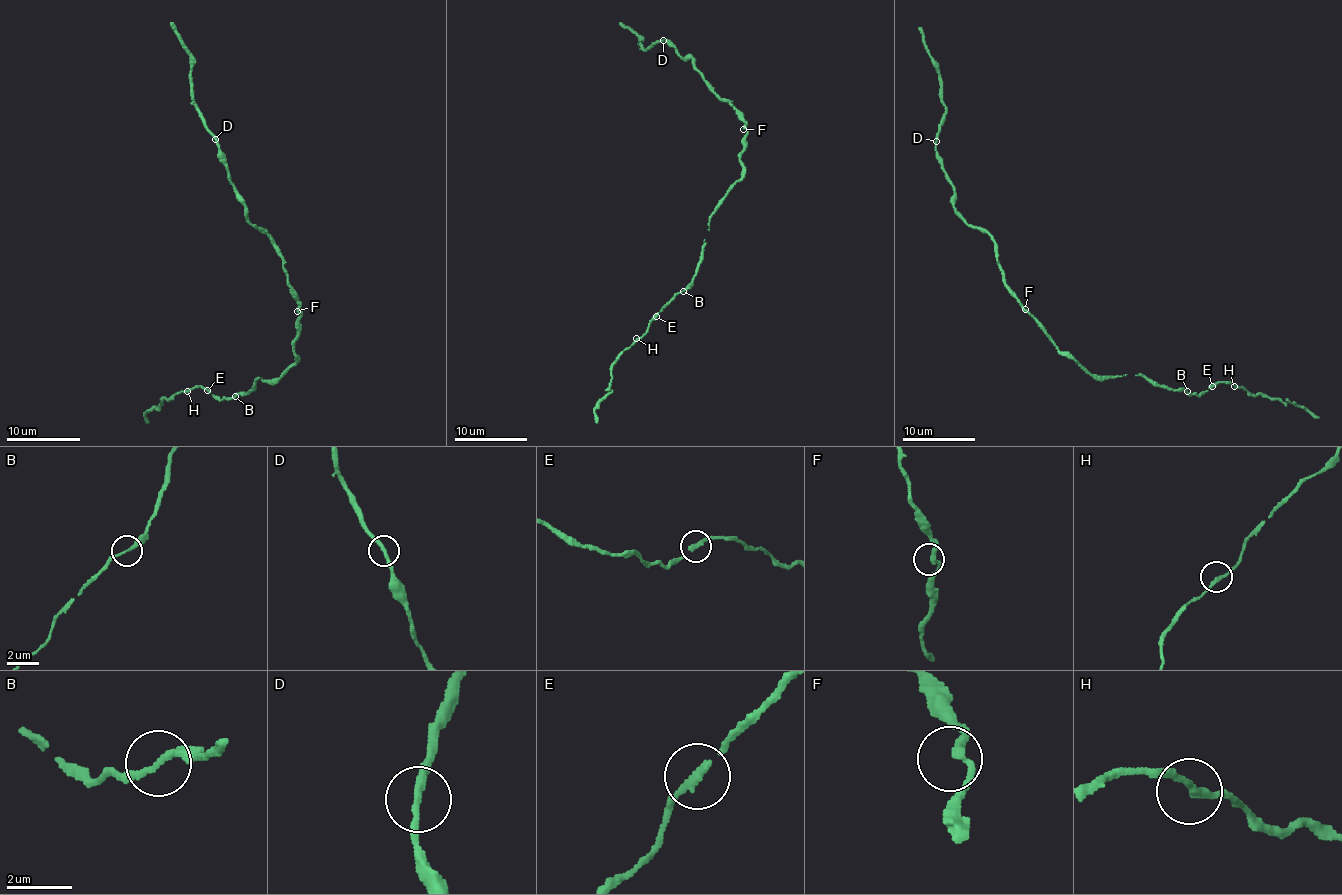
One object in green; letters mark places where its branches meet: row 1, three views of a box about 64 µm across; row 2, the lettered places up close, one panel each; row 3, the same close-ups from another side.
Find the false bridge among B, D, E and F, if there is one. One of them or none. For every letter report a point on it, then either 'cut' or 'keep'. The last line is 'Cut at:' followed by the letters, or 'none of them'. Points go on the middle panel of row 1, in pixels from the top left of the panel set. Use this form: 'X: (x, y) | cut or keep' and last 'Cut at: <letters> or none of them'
B: (683, 291) | keep
D: (663, 40) | keep
E: (656, 316) | keep
F: (743, 129) | keep
Cut at: none of them

